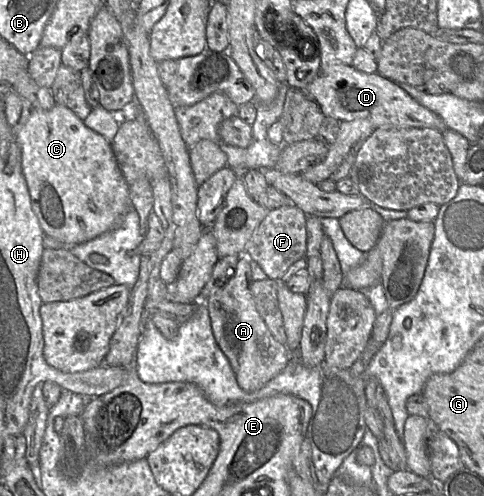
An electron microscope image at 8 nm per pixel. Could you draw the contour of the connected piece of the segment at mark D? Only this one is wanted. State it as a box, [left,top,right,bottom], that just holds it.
[305,62,447,132]

